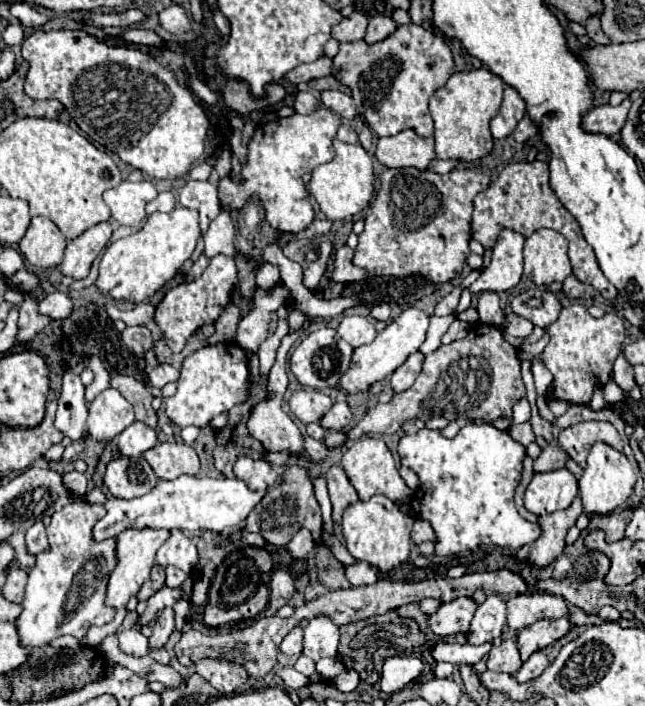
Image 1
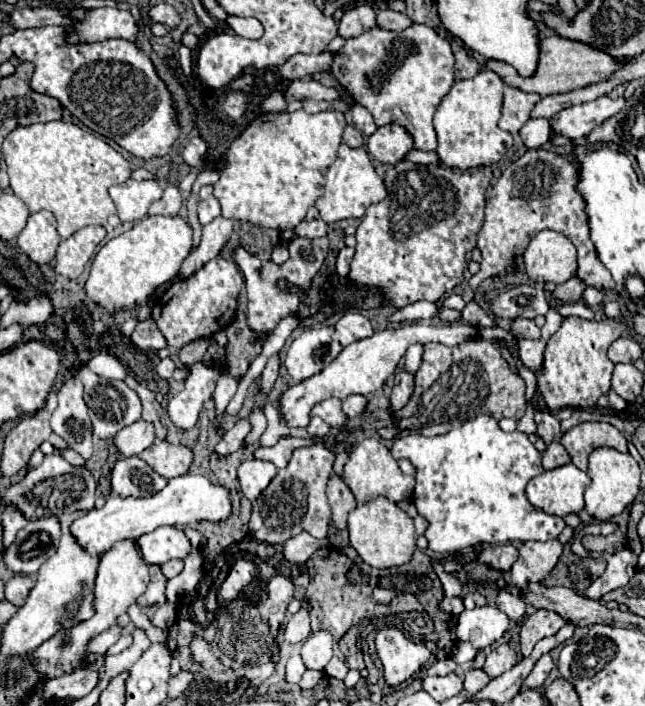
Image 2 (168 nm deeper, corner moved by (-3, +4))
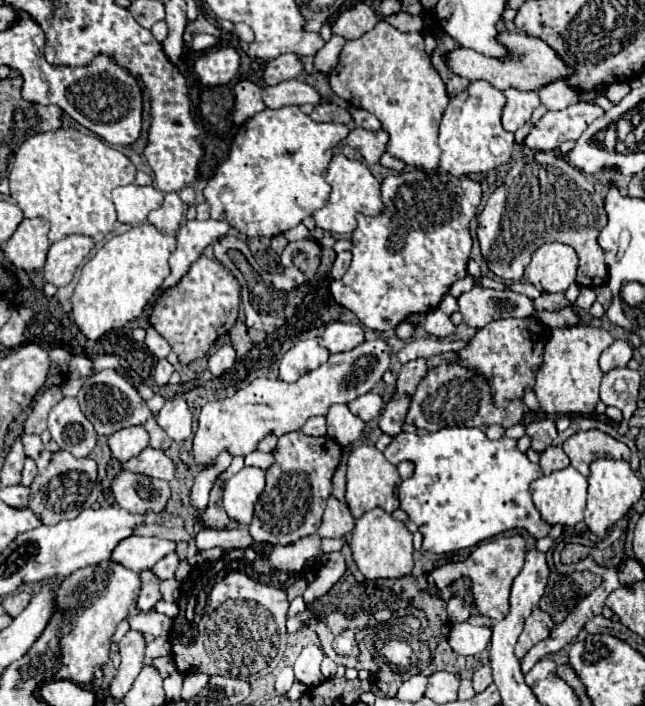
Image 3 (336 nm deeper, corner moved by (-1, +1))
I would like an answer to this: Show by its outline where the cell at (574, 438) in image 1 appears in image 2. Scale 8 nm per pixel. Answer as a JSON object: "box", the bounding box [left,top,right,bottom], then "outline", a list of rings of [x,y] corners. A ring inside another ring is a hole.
{"box":[561,422,627,470],"outline":[[[607,422],[577,424],[561,436],[561,444],[567,448],[571,462],[579,470],[587,470],[587,456],[599,446],[609,446],[619,452],[627,452],[625,436]]]}

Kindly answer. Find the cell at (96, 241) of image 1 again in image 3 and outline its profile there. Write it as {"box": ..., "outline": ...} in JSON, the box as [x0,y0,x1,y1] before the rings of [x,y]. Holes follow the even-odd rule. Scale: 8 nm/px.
{"box":[43,235,95,287],"outline":[[[69,235],[53,243],[47,251],[43,279],[47,283],[53,283],[55,287],[67,285],[93,247],[95,247],[93,239],[85,235]]]}

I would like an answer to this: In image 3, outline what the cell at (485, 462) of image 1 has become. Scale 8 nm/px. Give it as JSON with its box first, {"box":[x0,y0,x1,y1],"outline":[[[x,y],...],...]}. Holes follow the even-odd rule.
{"box":[383,427,549,553],"outline":[[[445,427],[437,433],[417,435],[417,433],[399,433],[385,447],[383,455],[389,463],[397,465],[401,461],[413,461],[415,473],[399,485],[399,501],[401,509],[409,515],[409,519],[423,533],[423,551],[429,553],[449,553],[465,547],[473,547],[483,539],[489,539],[497,533],[509,529],[525,529],[535,539],[547,537],[549,525],[541,519],[535,509],[529,493],[529,485],[539,479],[543,473],[537,463],[531,463],[525,453],[517,451],[515,439],[501,437],[497,441],[487,439],[483,429],[469,427]]]}

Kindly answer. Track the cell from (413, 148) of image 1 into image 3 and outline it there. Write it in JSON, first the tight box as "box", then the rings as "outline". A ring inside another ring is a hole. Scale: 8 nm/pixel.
{"box":[339,127,389,165],"outline":[[[361,127],[349,131],[349,135],[339,143],[339,147],[343,145],[351,145],[353,149],[357,149],[363,159],[373,165],[379,161],[379,157],[385,153],[385,147],[387,147],[387,141],[389,141],[389,135],[381,129],[381,131],[365,131]]]}

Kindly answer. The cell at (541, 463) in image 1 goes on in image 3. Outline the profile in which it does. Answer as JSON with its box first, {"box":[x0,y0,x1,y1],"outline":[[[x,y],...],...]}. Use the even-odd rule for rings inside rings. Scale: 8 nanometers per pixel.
{"box":[541,447,569,475],"outline":[[[547,447],[543,453],[541,453],[541,471],[543,475],[549,475],[553,471],[559,471],[559,469],[565,469],[569,465],[569,457],[565,455],[565,451],[561,447]]]}

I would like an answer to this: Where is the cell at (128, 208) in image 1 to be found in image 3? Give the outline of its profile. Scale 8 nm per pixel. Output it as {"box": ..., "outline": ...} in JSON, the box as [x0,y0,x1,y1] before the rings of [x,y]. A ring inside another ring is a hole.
{"box":[113,185,163,225],"outline":[[[125,185],[113,191],[113,203],[117,207],[117,217],[121,223],[141,225],[153,209],[163,205],[163,193],[155,187]]]}

